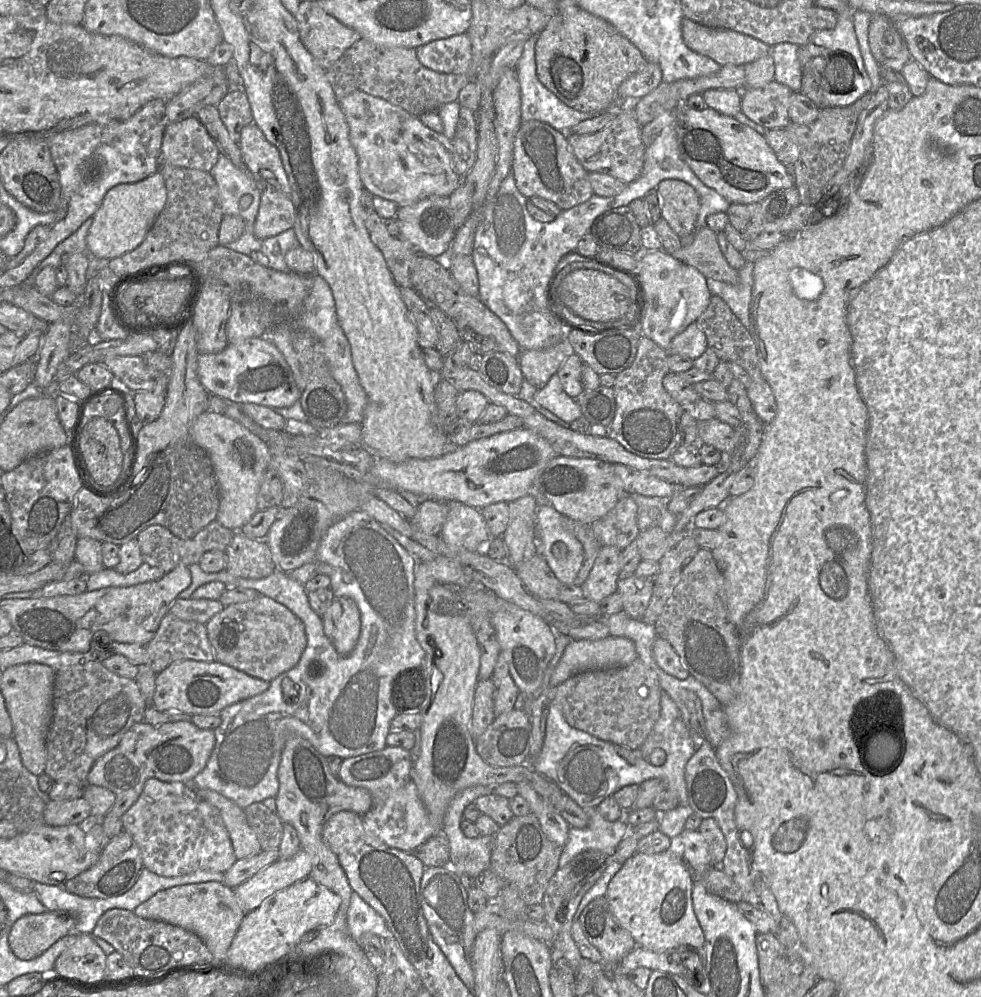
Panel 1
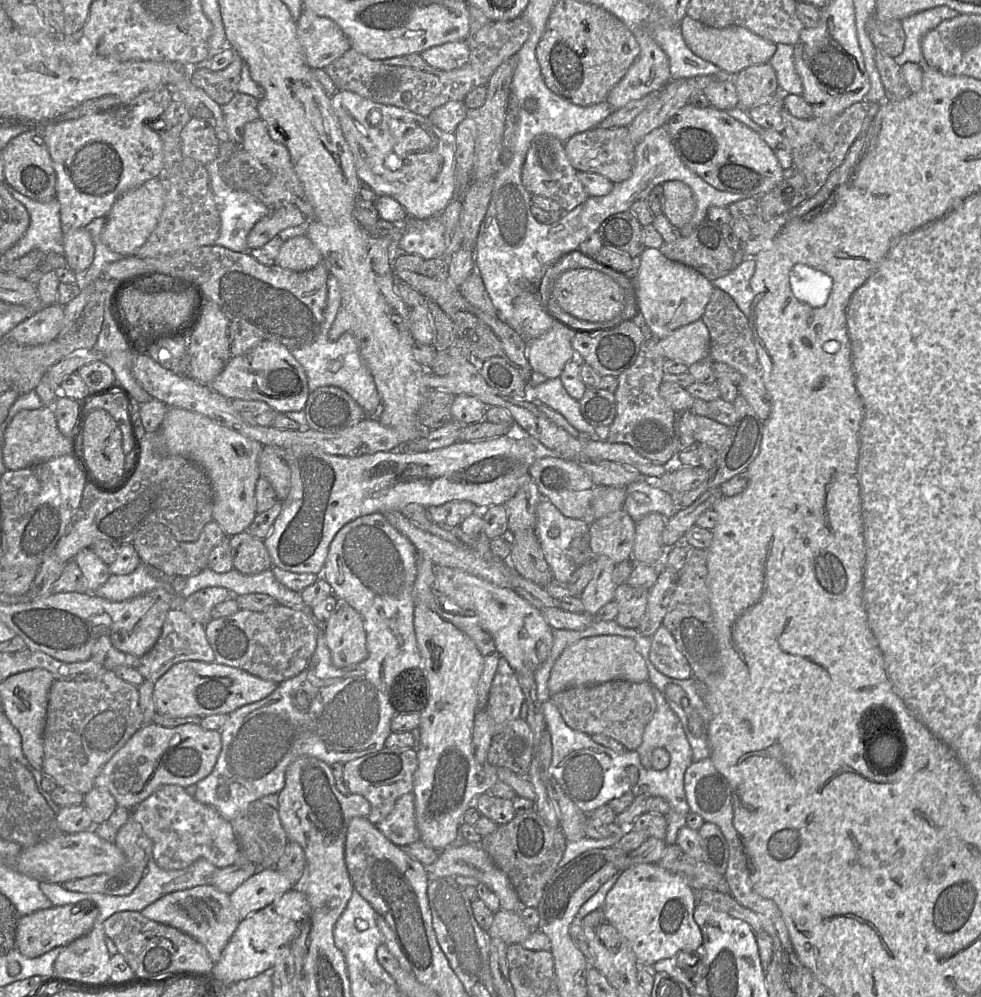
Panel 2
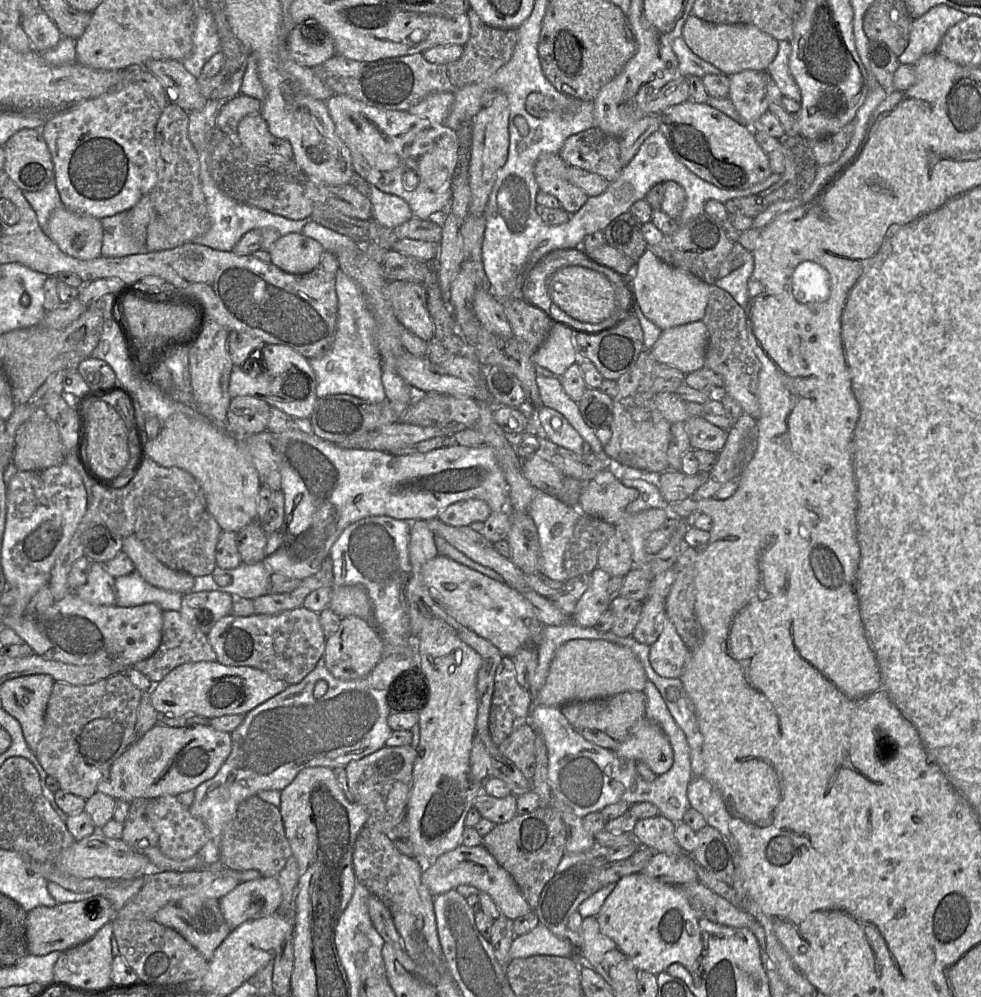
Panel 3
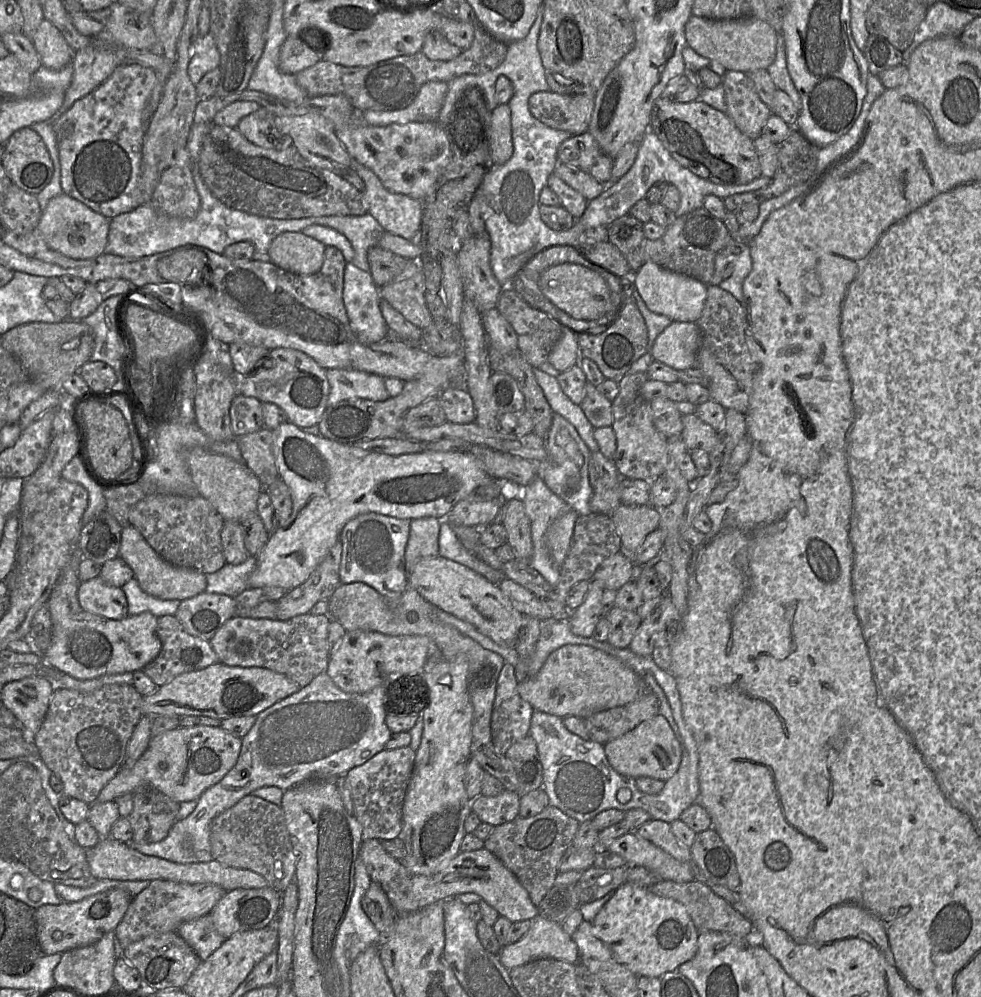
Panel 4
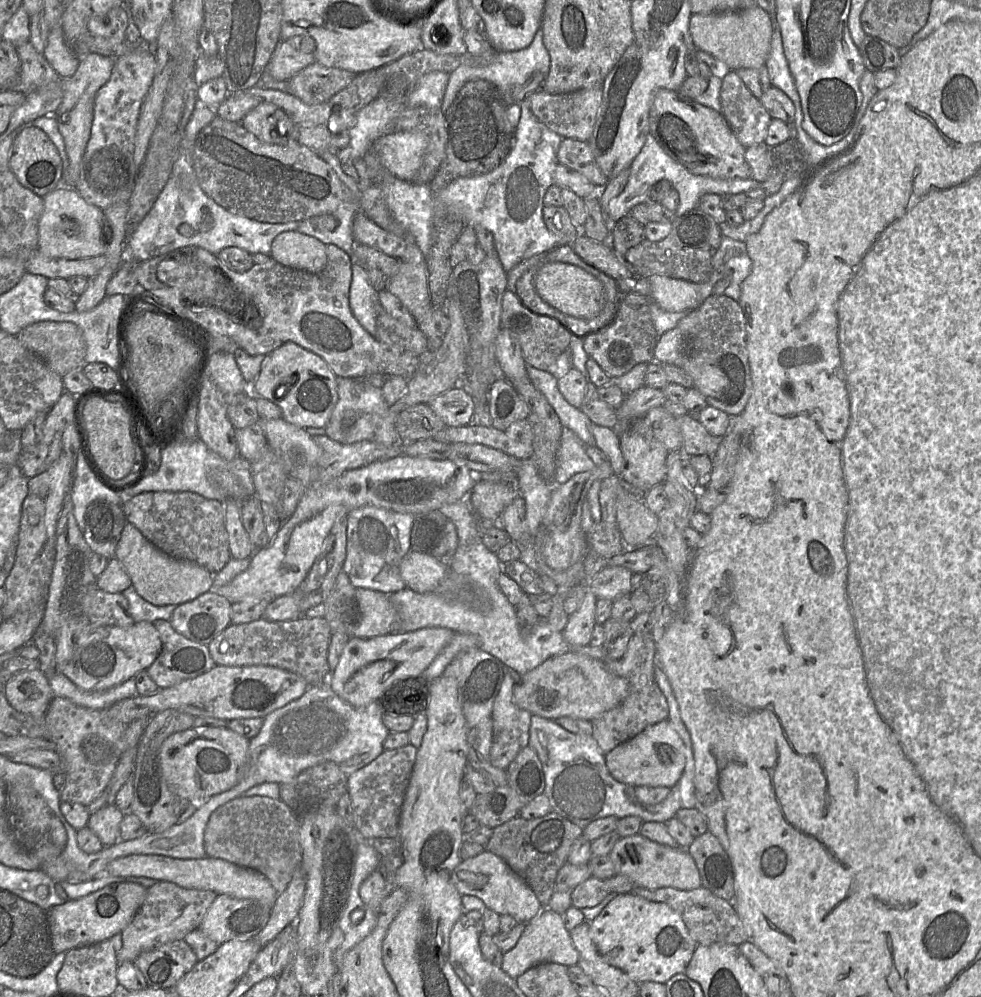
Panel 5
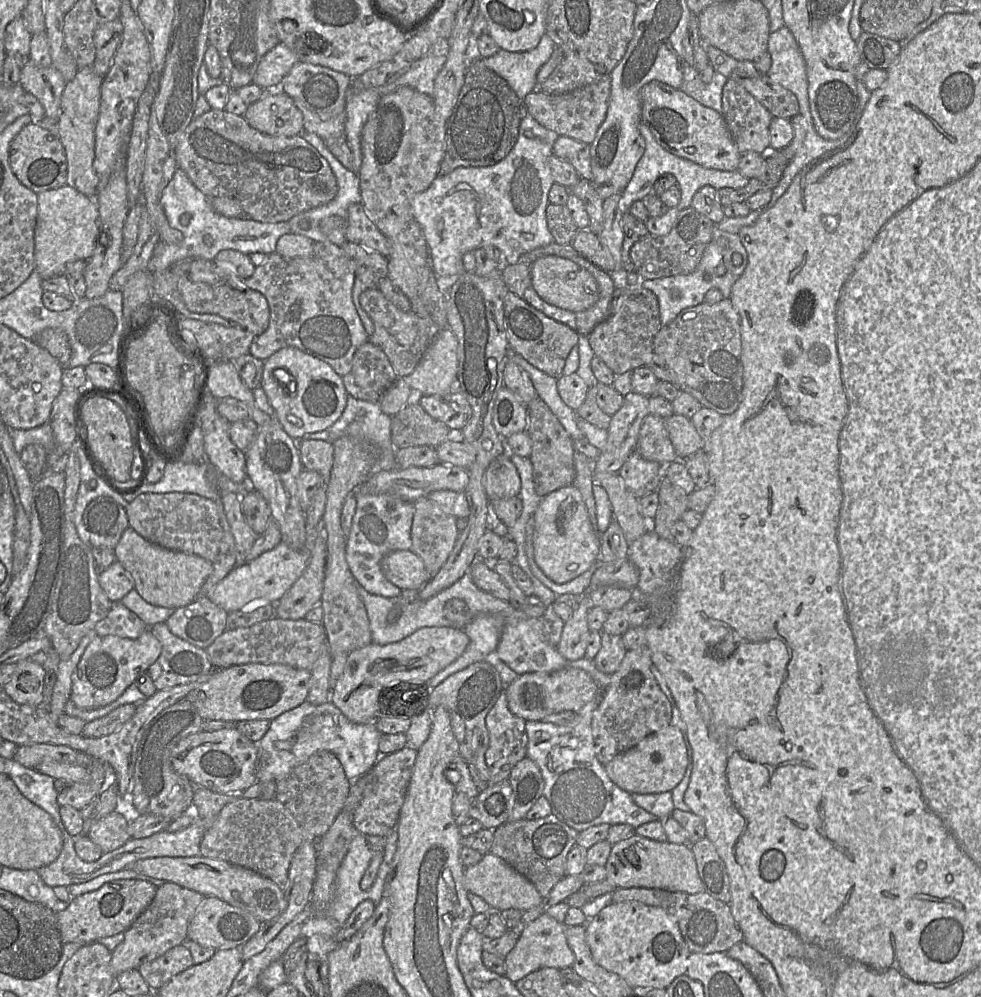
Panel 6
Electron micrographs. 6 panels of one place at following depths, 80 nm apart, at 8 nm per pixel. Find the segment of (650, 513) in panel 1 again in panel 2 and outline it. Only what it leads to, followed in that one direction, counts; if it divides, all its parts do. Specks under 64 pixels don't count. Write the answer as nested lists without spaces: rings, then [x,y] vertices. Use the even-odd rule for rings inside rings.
[[[638,481],[630,483],[626,489],[623,509],[635,522],[653,512],[661,514],[666,520],[675,515],[673,497],[660,488]]]

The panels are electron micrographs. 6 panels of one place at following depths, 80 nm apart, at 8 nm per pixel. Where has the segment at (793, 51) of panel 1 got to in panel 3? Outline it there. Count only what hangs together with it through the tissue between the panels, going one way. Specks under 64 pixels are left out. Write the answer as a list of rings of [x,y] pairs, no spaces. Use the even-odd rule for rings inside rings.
[[[778,41],[778,51],[767,68],[772,80],[778,86],[783,96],[789,97],[801,104],[800,89],[789,70],[789,55],[791,53],[790,41]]]

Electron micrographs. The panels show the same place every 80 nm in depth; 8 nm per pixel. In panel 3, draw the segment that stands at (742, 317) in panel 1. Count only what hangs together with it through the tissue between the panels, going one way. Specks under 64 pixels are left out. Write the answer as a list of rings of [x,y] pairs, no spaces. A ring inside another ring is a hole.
[[[733,249],[722,262],[714,285],[727,291],[745,310],[748,303],[748,280],[754,270],[752,252],[744,250],[744,263],[733,271]]]

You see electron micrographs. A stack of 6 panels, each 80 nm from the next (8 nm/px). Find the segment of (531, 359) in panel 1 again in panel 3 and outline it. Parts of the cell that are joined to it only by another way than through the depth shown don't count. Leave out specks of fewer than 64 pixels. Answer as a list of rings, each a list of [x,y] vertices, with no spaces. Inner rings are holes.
[[[554,324],[544,343],[532,355],[532,361],[557,376],[563,375],[573,364],[578,363],[574,335],[562,324]]]

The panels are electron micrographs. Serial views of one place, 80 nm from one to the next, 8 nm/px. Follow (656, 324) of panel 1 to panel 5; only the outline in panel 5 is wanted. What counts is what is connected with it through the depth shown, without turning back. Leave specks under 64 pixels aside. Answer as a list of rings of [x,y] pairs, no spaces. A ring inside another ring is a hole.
[[[662,275],[650,276],[648,282],[650,299],[665,311],[691,311],[701,304],[695,283]]]

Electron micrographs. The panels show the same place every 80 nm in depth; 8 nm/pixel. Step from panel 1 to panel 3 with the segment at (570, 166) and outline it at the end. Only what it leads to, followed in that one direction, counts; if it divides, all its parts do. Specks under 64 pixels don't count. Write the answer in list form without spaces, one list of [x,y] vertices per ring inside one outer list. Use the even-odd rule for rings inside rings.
[[[542,153],[535,163],[534,175],[540,191],[555,196],[566,212],[574,214],[589,196],[568,180],[568,166],[559,153]]]

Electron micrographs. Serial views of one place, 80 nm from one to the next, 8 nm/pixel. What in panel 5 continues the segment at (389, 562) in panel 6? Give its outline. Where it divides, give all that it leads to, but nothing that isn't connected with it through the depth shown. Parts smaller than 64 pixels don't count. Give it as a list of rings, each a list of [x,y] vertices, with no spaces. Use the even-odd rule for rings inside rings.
[[[413,550],[403,557],[399,568],[406,588],[419,593],[433,592],[449,574],[447,561]]]

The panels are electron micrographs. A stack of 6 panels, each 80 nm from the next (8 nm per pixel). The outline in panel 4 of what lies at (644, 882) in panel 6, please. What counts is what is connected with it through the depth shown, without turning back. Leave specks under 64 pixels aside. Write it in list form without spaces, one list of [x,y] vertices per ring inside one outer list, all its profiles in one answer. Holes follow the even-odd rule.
[[[635,831],[614,839],[608,850],[623,857],[626,867],[643,866],[656,873],[662,880],[677,883],[694,880],[689,864],[676,860]]]

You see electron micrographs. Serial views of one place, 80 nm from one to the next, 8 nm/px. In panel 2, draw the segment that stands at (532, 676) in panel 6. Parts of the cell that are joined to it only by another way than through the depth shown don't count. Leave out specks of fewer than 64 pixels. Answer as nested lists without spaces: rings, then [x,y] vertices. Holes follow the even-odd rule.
[[[593,636],[566,647],[555,661],[548,680],[550,694],[570,687],[601,684],[611,680],[648,681],[648,670],[636,642],[629,637]]]

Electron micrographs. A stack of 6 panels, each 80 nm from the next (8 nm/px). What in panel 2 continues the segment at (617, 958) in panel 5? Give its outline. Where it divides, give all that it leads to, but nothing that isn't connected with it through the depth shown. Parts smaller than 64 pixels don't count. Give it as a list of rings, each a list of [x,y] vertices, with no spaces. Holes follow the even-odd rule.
[[[655,863],[638,864],[625,869],[606,895],[602,910],[607,921],[629,942],[641,968],[650,968],[659,960],[676,956],[679,952],[690,955],[680,959],[695,961],[701,954],[702,933],[693,918],[696,906],[696,890],[680,876]]]

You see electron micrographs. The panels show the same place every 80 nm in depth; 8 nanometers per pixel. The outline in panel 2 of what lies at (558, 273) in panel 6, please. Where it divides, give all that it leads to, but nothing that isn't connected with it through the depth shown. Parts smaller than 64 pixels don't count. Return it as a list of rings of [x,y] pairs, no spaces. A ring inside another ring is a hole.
[[[571,269],[565,271],[552,282],[552,296],[557,304],[577,319],[592,323],[609,322],[624,307],[624,294],[621,287],[609,276],[593,269]]]

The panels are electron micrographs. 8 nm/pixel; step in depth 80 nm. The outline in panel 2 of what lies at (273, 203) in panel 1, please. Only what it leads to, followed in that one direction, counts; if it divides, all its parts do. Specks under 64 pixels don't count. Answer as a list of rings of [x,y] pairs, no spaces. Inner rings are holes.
[[[288,203],[260,219],[247,236],[249,250],[263,247],[282,230],[301,225],[305,217],[301,211],[292,203]]]

